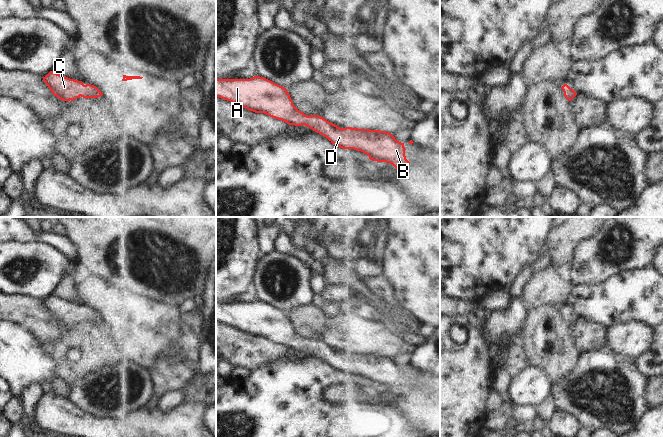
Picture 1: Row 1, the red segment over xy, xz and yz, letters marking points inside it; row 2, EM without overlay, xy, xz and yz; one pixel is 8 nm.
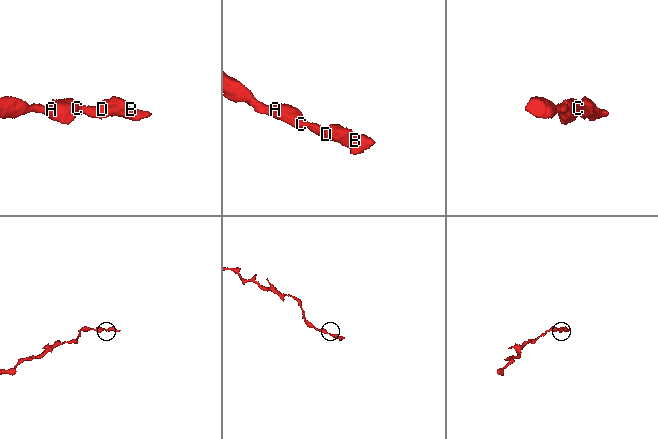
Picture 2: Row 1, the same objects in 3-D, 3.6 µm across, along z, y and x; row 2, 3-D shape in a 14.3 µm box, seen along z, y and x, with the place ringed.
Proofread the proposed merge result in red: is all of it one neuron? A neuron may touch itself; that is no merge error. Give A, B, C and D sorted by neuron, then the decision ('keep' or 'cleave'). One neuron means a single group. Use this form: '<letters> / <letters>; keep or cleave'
A B C D; keep

